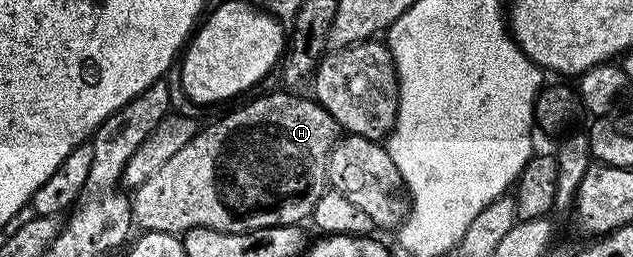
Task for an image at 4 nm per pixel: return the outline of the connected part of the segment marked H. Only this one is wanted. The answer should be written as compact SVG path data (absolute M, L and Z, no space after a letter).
M286 91L278 92L267 93L264 97L259 97L256 101L251 101L248 105L243 105L240 109L225 114L220 121L215 121L212 125L204 124L198 135L193 139L189 139L189 143L185 143L185 147L181 147L181 151L177 151L177 155L173 155L173 159L169 159L169 163L163 164L151 178L145 179L145 183L141 183L141 187L137 187L130 194L131 216L134 224L138 228L140 225L140 230L148 233L182 235L189 232L193 227L225 231L226 233L248 233L265 227L273 227L274 225L299 225L303 223L303 220L306 222L311 216L313 207L317 207L317 199L321 199L321 195L327 192L329 188L327 164L329 163L331 148L334 147L341 130L335 124L333 115L329 115L329 111L325 111L325 107L310 96Z

